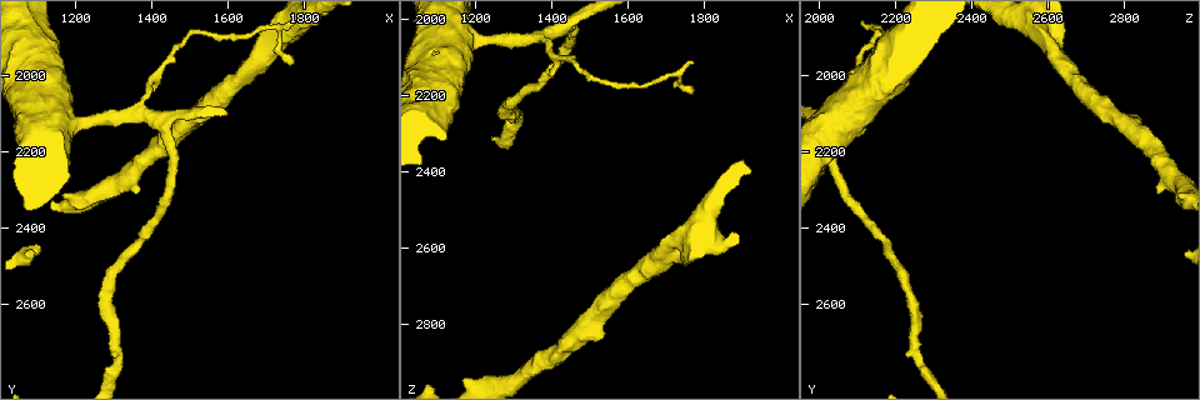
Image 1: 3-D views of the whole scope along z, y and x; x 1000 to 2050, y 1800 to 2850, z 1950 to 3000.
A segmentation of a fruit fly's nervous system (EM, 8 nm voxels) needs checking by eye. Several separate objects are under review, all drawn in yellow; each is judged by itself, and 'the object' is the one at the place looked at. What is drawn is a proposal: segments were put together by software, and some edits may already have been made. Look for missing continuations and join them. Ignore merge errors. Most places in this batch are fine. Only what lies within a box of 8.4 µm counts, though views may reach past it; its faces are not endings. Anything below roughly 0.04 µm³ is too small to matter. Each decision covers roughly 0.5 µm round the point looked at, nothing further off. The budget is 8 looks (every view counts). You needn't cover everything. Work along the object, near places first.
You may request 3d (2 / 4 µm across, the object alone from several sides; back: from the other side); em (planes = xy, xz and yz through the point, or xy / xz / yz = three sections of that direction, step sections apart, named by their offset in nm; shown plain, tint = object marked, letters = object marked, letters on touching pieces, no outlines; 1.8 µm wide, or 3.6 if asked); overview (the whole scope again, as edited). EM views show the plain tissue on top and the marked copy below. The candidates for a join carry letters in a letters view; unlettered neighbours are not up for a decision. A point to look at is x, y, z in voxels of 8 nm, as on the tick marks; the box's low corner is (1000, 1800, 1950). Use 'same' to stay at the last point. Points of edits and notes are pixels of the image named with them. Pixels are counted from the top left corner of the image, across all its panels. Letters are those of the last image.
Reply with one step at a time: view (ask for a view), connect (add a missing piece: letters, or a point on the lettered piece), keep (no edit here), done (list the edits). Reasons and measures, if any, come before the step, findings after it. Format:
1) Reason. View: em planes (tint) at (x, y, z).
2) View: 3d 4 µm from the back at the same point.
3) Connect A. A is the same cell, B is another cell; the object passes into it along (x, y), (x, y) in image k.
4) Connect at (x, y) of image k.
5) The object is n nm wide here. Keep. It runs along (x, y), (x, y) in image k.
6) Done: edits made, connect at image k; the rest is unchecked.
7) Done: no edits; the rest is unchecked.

Branch stops here. View: em 3.6 µm yz step 8 (letters) at (1185, 2045, 2125).

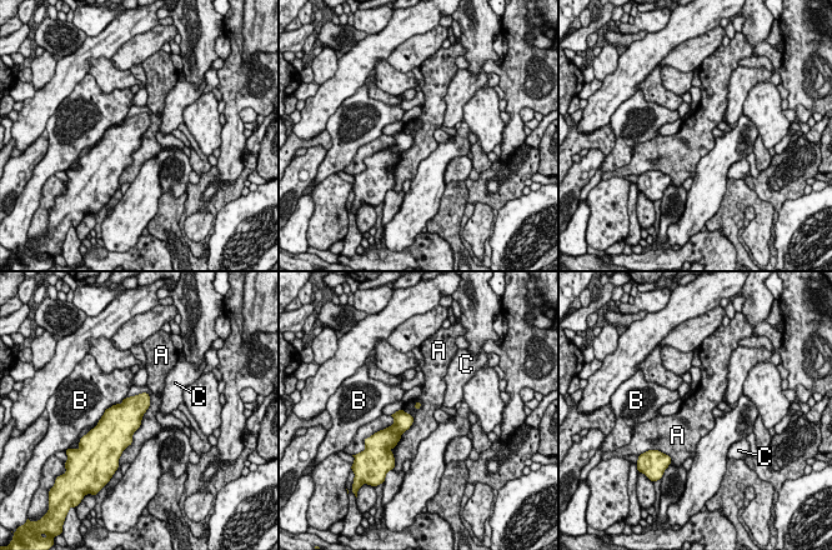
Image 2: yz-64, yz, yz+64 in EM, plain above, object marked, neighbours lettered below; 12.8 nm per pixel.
Keep. A, B and C are other cells; a border runs along (150, 395), (141, 424), (123, 451) in image 2; no lettered piece goes on from it.

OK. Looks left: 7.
Branch stops here. View: em 3.6 µm xz step 16 (tint) at (1395, 2020, 2155).

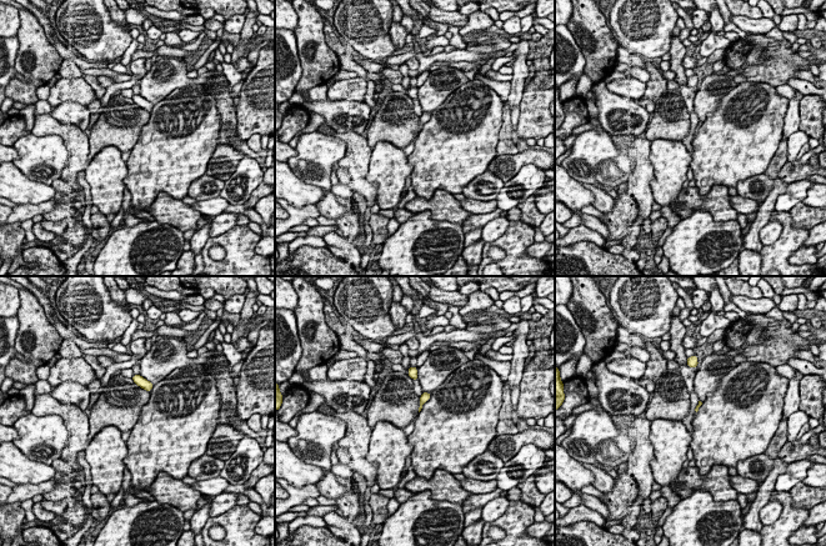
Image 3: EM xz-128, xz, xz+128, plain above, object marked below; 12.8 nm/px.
Cut it another way. View: em 3.6 µm planes (letters) at the same point.

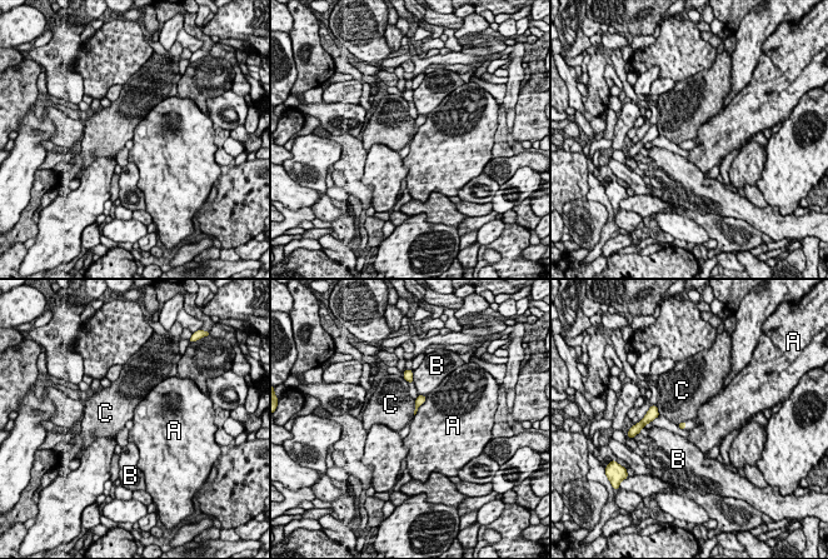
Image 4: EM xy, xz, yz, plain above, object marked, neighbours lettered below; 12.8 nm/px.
Keep. A, B and C are other cells; a border runs along (415, 399), (413, 414) in image 4; none of them fits.

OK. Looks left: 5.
Thin end. View: em planes (letters) at (1760, 1970, 2200).

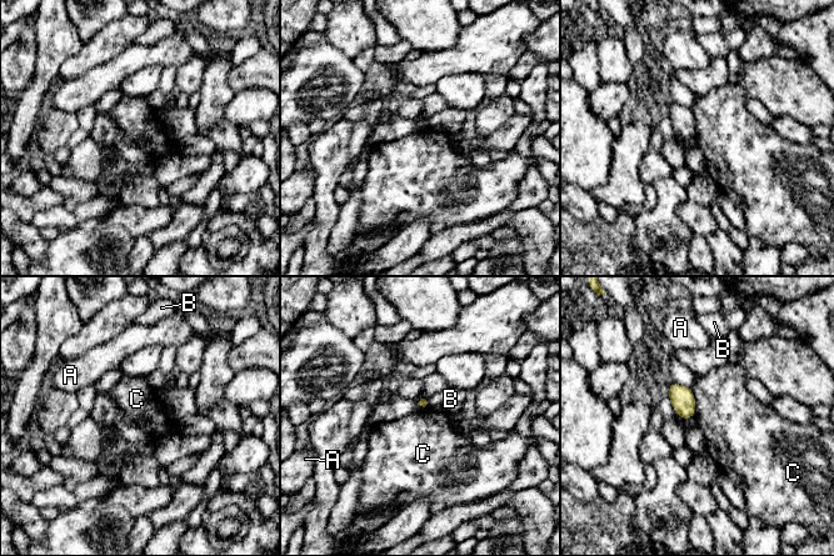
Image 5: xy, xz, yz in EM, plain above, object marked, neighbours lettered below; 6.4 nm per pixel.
The longest contact is with C, 190 nm. Keep. A, B and C are other cells; a border runs along (689, 387), (694, 397), (694, 415) in image 5; none of them fits.

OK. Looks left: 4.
Three arms meet. View: 3d 4 µm at (1745, 1885, 2585).

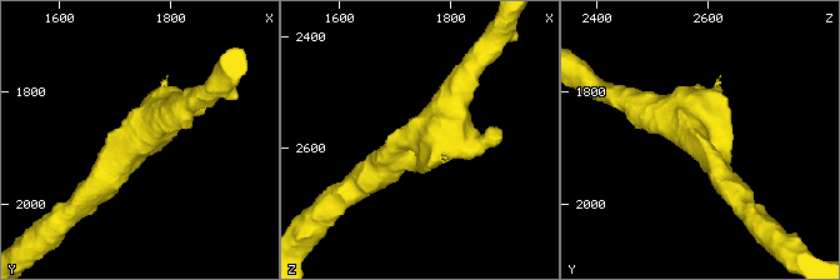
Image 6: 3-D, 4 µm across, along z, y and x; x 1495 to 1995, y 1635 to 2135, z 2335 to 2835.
3 arms meet here; the arms are 320, 360, 420 nm wide; now the EM. View: em 3.6 µm planes (letters) at (1745, 1885, 2580).

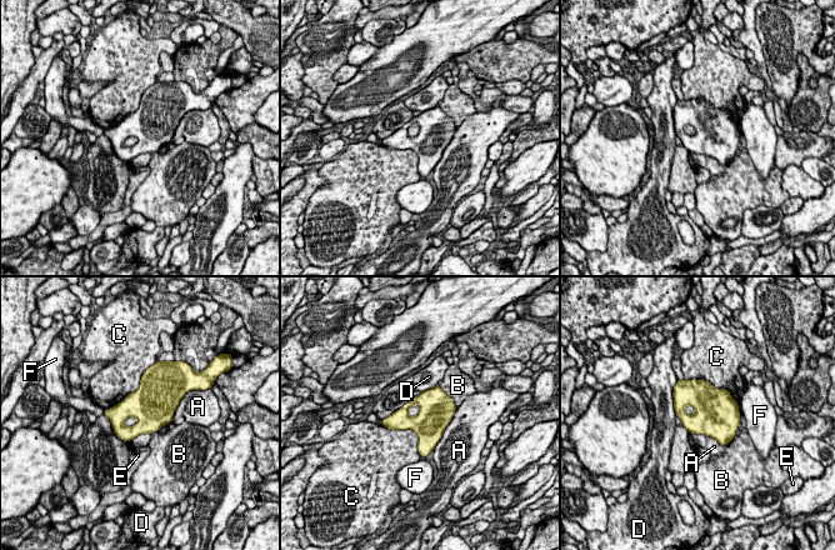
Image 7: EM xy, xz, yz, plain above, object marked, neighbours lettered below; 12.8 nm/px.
The longest contact is with C, 900 nm. Keep. A, B, C, D, E and F are other cells; no lettered piece goes on from it.

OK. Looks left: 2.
Done: no edits; the rest is unchecked.

